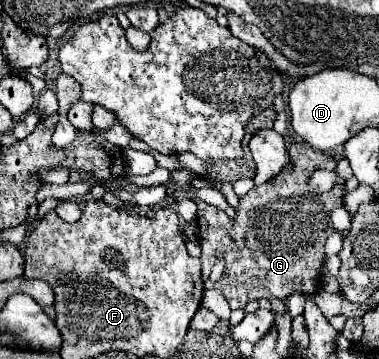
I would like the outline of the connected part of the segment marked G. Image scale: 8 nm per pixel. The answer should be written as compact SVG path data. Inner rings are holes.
M293 142L289 146L293 170L279 174L275 182L267 182L255 188L255 228L251 212L241 212L229 218L223 210L197 202L197 226L199 246L203 262L205 288L217 288L227 298L231 310L245 308L251 300L287 300L291 294L315 294L321 286L321 262L325 258L325 240L335 232L331 224L331 210L343 204L345 180L337 178L333 190L325 194L309 192L309 178L315 170L335 170L333 156L311 150L305 142ZM223 258L225 270L219 280L211 280L211 268Z

